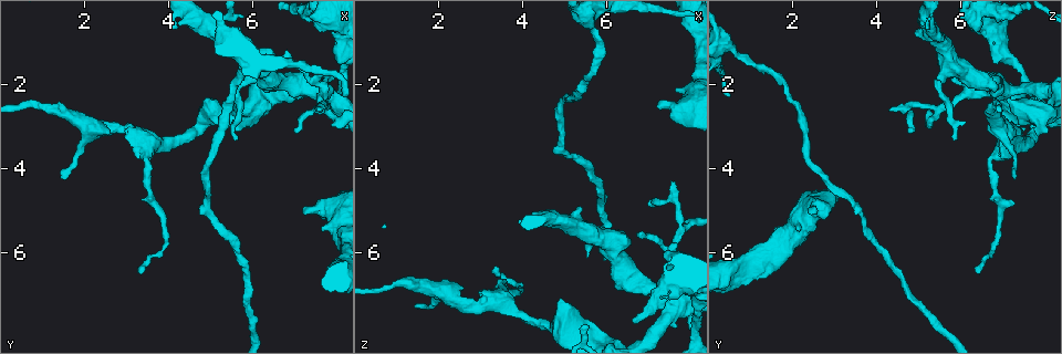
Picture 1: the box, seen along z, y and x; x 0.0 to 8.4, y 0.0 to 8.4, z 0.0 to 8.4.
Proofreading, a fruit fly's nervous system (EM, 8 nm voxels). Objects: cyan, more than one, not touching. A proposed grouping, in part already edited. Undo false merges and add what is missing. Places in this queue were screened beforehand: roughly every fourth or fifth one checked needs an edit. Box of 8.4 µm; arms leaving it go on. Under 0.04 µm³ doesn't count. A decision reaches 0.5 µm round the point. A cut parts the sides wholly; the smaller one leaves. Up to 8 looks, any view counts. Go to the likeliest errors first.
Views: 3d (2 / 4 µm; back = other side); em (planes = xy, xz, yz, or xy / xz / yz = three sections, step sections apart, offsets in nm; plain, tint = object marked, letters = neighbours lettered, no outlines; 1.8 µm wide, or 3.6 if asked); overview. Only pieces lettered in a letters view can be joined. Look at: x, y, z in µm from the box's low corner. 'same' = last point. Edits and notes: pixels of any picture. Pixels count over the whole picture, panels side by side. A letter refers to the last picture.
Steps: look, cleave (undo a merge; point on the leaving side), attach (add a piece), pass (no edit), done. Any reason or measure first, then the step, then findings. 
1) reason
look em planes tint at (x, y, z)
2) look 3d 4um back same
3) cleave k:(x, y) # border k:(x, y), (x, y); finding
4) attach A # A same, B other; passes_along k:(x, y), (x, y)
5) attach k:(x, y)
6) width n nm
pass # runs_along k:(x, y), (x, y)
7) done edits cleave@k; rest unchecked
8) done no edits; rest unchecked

tapers out
look 3d 4um at (5.70, 3.25, 5.85)

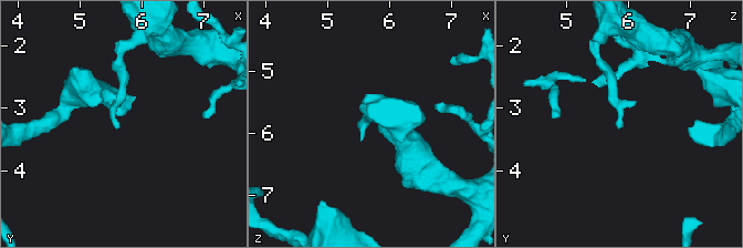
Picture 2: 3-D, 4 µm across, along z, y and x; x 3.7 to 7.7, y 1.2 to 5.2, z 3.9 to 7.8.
need the tissue
look em 3.6um xz step 16 letters at (5.70, 3.30, 5.90)

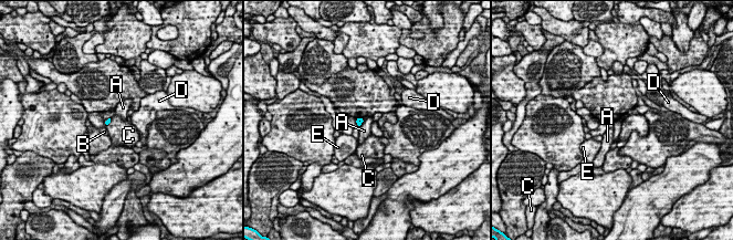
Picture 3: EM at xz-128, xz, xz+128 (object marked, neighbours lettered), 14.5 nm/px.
another direction
look em 3.6um planes letters same

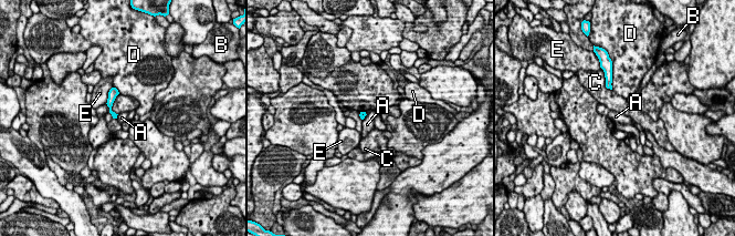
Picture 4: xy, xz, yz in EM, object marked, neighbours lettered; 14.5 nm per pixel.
pass # A other, B other, C other, D other, E other; none of them fits

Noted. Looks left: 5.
stops while still wide
look 3d 4um at (7.65, 5.45, 2.15)

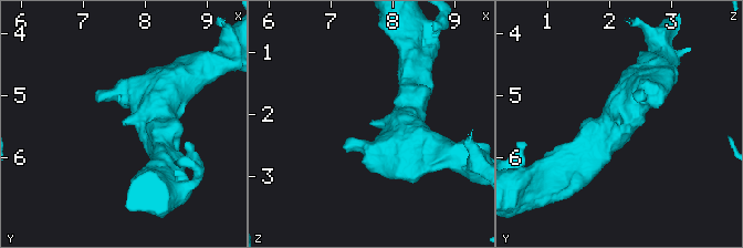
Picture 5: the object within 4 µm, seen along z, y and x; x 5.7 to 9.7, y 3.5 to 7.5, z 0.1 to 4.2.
look em 3.6um planes letters at (7.70, 5.40, 2.20)

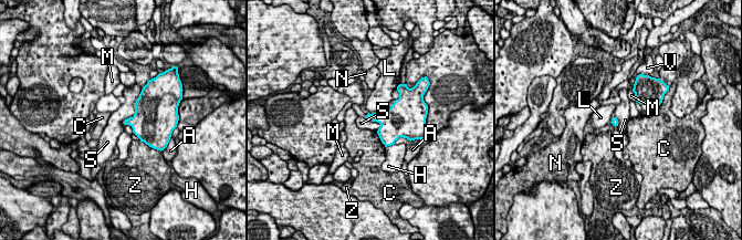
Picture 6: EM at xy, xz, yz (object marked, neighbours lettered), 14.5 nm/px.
pass # A other, C other, H other, L other, M other, N other, S other, V other, Z other; none of them fits

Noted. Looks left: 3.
thick turns thin
look em planes plain at (7.75, 2.10, 6.30)

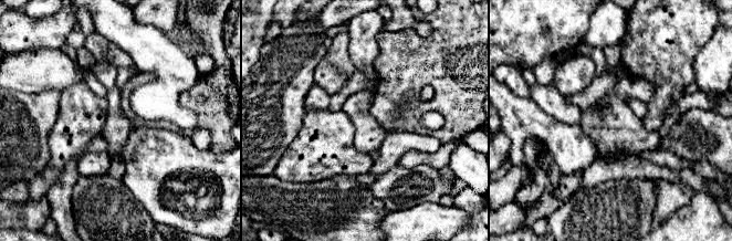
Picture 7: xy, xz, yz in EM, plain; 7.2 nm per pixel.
see the neighbours
look em planes letters same

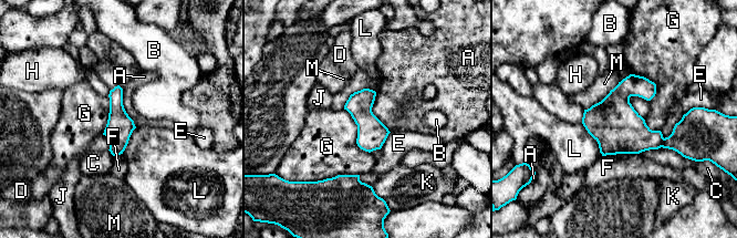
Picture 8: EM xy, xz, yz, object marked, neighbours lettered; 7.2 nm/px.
pass # A other, B other, C other, D other, E other, F other, G other, H other, J other, K other, L other, M other; border 8:(122, 89), (123, 107), (136, 126); one cell here

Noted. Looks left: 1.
done no edits; rest unchecked

